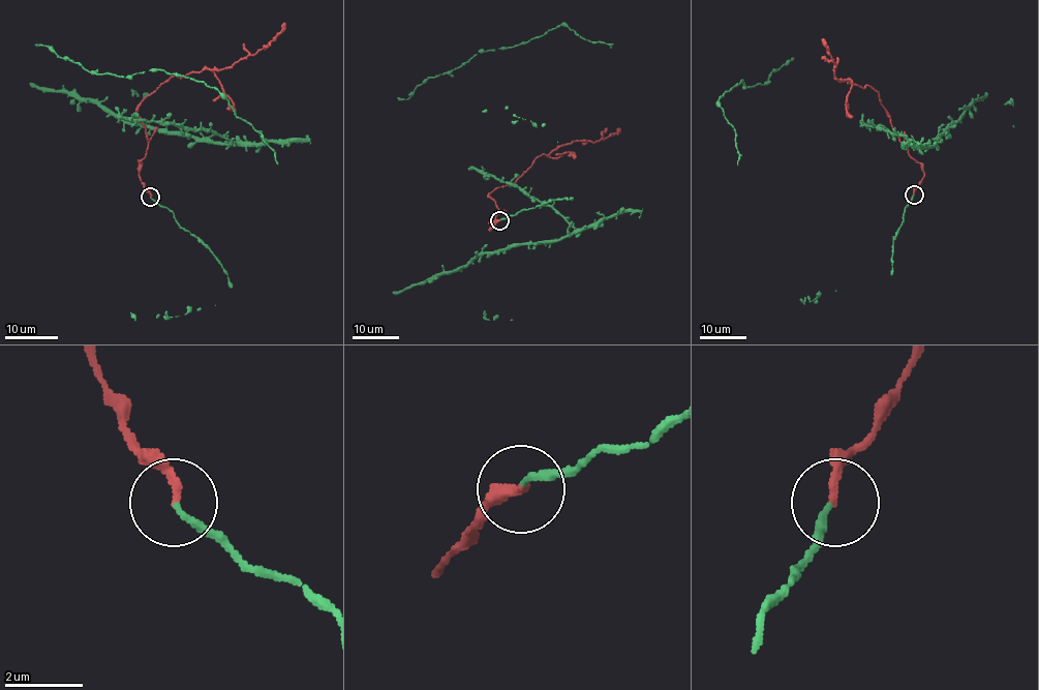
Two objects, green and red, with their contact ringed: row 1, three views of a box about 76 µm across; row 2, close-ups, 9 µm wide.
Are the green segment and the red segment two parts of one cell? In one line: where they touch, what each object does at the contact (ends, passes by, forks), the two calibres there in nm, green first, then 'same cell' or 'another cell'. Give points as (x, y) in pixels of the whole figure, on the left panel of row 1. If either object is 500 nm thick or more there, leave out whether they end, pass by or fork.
at (150, 197); green ends there; red ends there; 170 nm thick on the green side, 200 nm on the other; same cell

